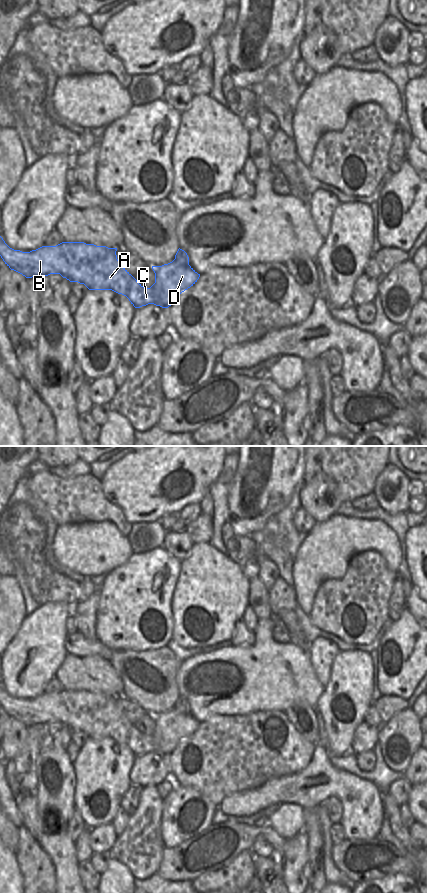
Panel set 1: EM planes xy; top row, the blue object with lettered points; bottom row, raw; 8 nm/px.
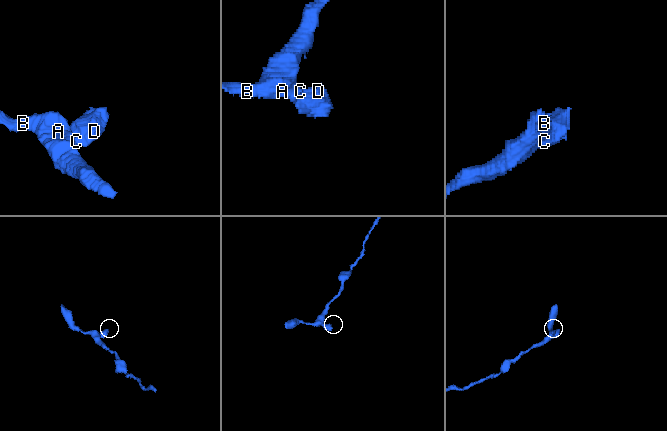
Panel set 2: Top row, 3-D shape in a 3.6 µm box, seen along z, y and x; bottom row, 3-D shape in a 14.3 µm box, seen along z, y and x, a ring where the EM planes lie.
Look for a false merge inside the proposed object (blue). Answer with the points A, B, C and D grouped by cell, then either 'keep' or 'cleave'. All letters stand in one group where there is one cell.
groups A B C D; keep

